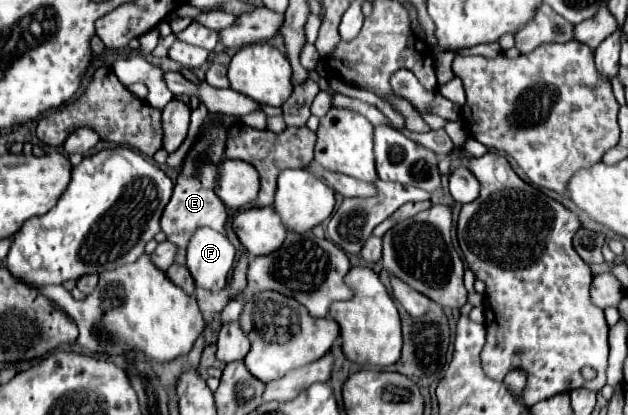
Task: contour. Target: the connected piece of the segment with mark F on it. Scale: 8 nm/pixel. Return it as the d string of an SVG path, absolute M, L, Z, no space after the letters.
M199 228L187 246L187 268L195 284L207 290L221 290L235 260L235 246L213 228Z

